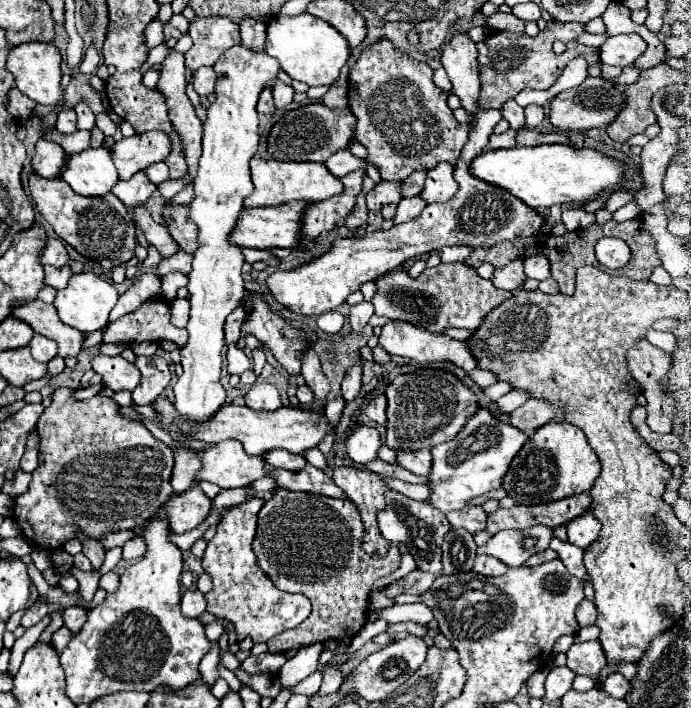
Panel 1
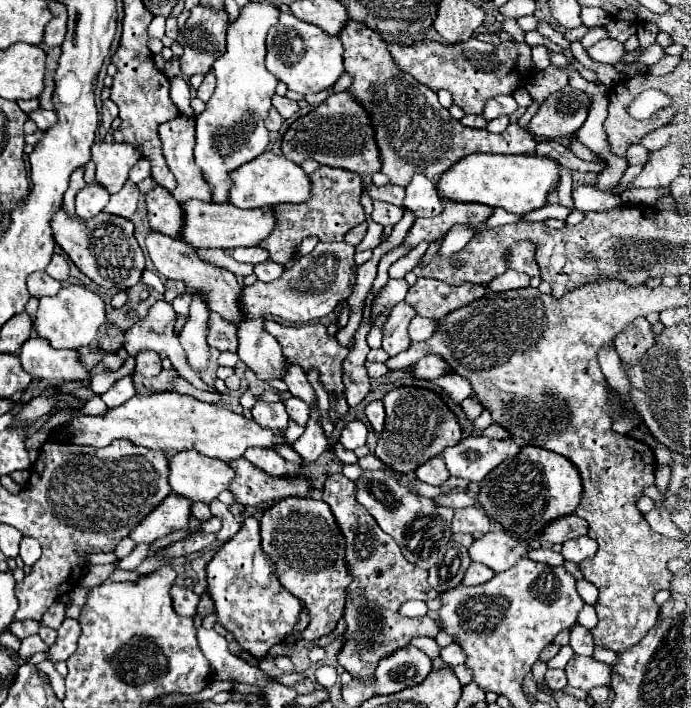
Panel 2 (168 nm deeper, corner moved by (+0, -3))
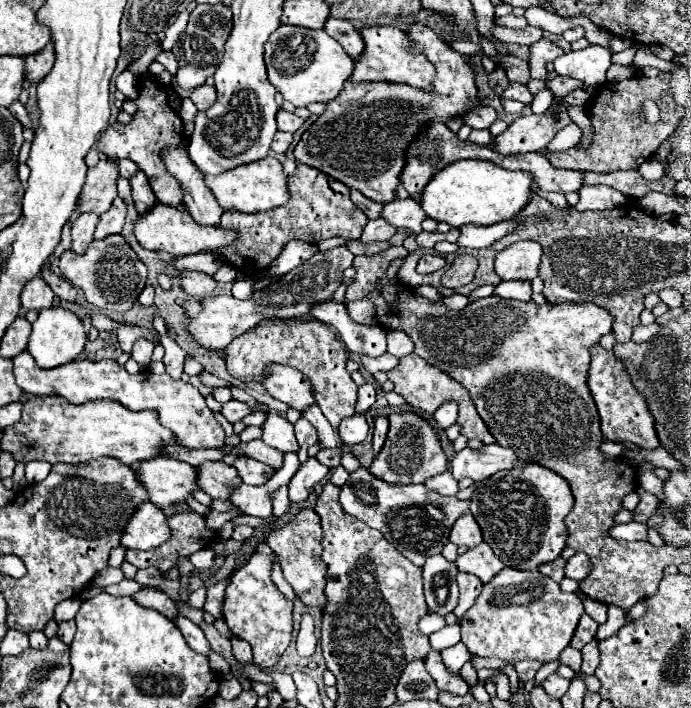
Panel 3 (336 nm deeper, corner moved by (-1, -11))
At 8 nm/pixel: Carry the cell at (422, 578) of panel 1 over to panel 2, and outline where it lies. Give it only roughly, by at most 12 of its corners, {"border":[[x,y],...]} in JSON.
{"border":[[327,477],[321,499],[345,537],[347,587],[337,663],[371,679],[383,655],[435,621],[403,617],[409,599],[437,597],[427,571]]}

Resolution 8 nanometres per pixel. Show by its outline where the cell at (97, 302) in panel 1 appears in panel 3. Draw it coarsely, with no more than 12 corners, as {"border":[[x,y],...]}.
{"border":[[70,309],[40,311],[28,351],[38,367],[74,361],[86,345]]}

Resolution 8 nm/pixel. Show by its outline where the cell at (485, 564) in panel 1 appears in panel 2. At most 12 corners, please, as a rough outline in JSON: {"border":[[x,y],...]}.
{"border":[[479,563],[465,571],[463,585],[487,583],[495,573]]}

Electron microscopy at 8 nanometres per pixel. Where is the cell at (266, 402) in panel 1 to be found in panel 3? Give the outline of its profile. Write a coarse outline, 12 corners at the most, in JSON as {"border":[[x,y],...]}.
{"border":[[268,413],[262,441],[282,453],[298,451],[292,423]]}

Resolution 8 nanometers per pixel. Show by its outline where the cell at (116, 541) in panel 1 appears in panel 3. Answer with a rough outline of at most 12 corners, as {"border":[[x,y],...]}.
{"border":[[144,503],[128,521],[120,545],[154,549],[168,541],[162,509]]}

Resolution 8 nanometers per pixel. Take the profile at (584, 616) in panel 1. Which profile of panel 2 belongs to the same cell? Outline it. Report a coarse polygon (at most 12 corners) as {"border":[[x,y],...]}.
{"border":[[573,625],[571,641],[575,653],[593,653],[593,635],[583,625]]}

